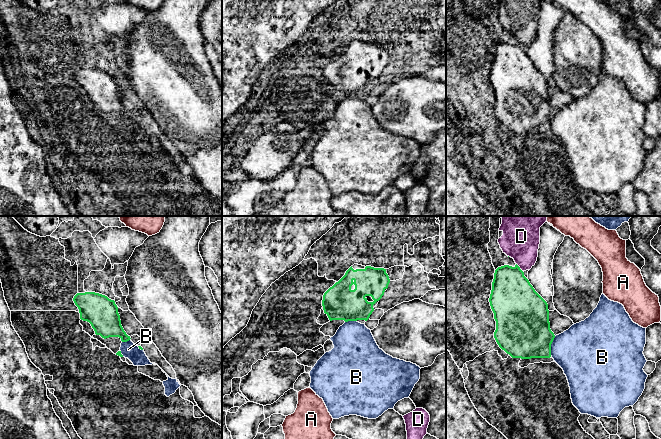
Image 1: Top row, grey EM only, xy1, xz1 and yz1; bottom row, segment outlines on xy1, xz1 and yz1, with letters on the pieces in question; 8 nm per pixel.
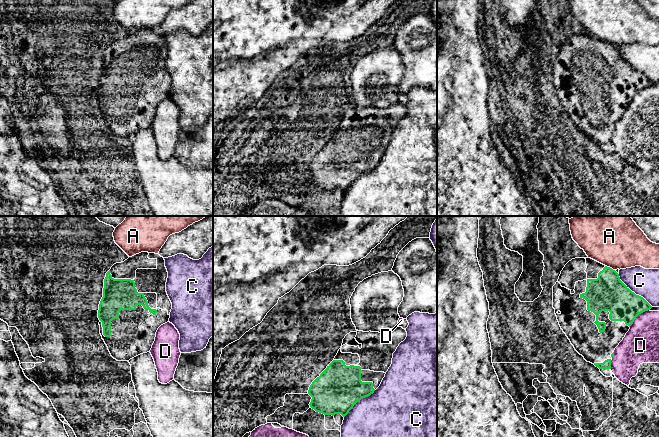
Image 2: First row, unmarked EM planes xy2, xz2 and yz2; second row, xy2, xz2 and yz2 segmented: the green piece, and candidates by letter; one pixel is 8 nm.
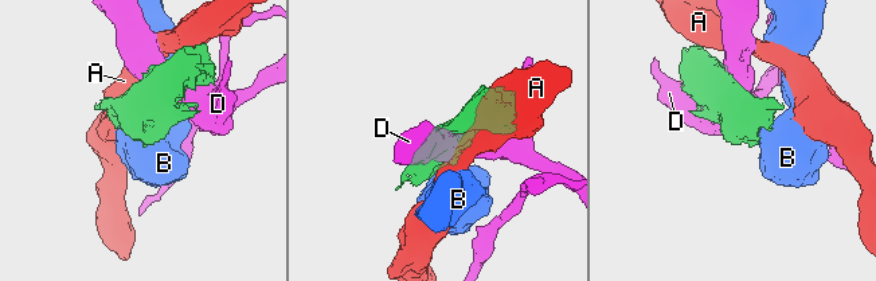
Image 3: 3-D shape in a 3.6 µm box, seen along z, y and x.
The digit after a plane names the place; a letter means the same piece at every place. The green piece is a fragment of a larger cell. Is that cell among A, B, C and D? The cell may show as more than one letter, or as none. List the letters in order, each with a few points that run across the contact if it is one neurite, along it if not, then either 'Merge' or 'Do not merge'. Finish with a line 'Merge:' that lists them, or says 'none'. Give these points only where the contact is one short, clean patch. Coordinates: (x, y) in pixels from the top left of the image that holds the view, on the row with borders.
A: Line: yz2 (605, 265), (614, 270). Do not merge
B: Line: yz1 (555, 336), (551, 344), (550, 355). Do not merge
C: Do not merge
D: Do not merge
Merge: none

